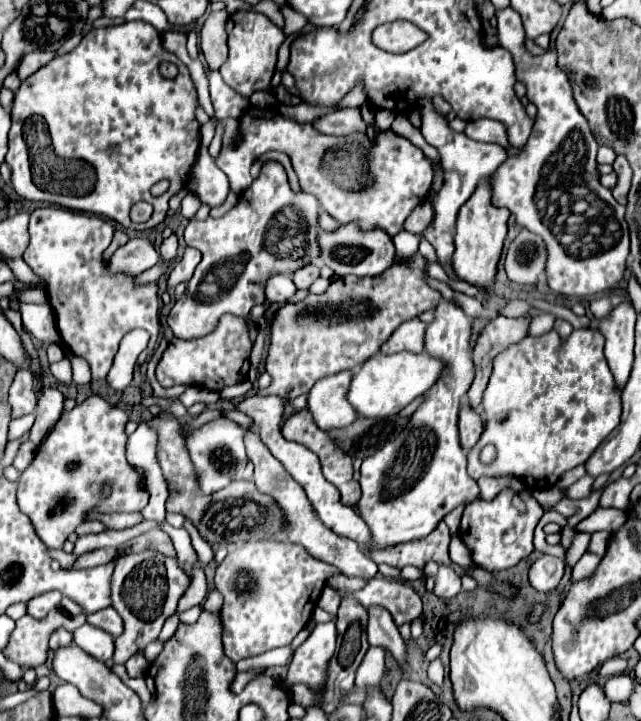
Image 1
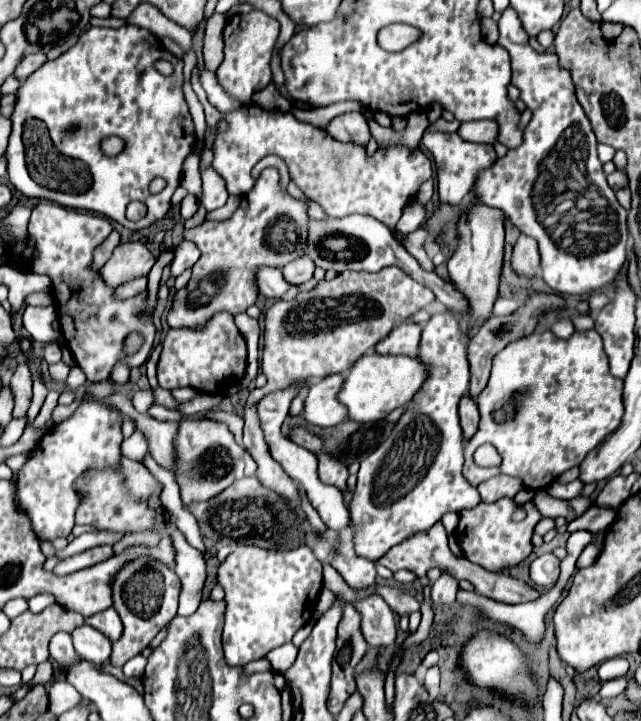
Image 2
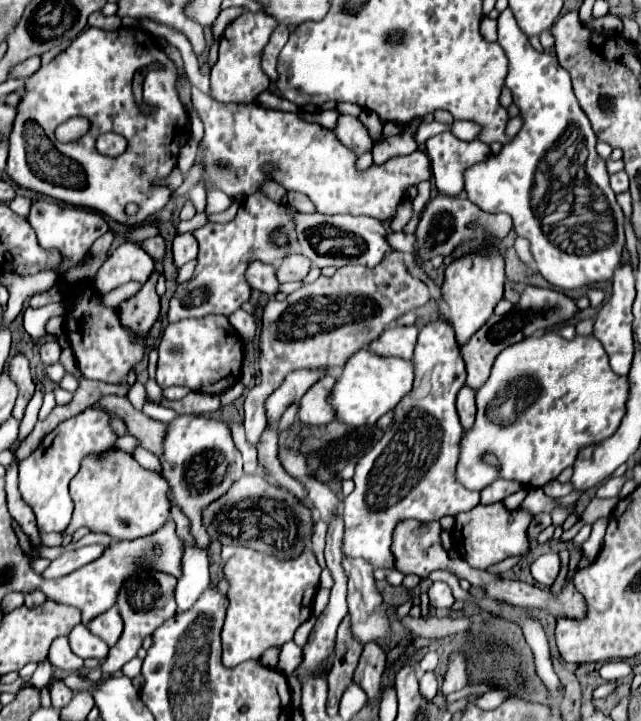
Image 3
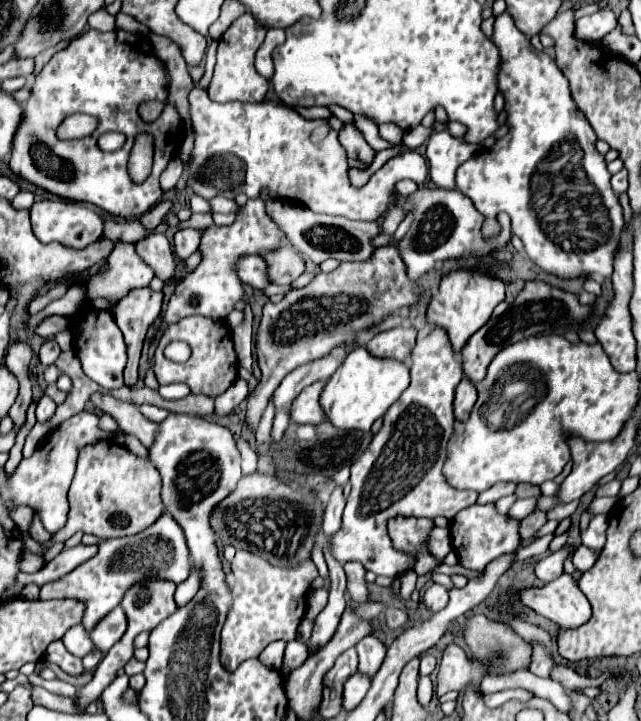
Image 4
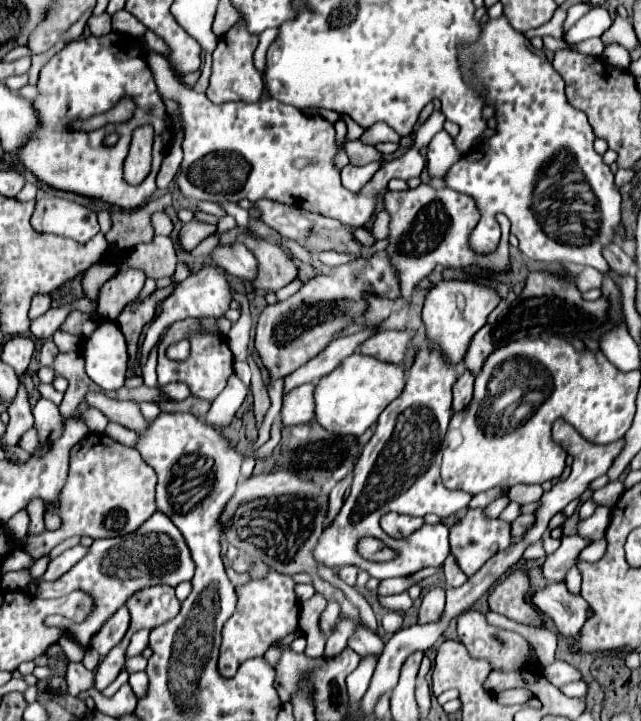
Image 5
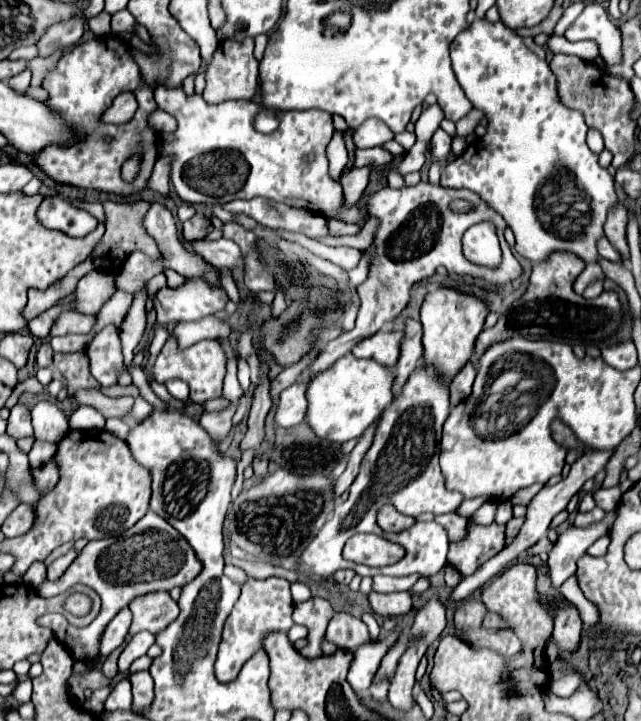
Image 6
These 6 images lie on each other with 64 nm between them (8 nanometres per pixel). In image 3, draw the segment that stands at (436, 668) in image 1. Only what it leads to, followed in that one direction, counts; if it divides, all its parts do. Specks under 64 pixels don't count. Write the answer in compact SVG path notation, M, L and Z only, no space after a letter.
M426 672L420 680L420 692L424 698L432 700L439 691L438 680L436 680L436 674L434 672Z

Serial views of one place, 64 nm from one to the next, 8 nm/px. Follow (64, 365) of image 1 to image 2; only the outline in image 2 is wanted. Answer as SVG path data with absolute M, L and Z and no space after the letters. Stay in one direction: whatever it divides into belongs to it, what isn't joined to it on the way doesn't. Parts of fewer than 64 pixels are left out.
M56 362L56 364L50 366L50 376L52 376L56 382L66 382L68 372L70 372L70 366L64 364L64 362Z

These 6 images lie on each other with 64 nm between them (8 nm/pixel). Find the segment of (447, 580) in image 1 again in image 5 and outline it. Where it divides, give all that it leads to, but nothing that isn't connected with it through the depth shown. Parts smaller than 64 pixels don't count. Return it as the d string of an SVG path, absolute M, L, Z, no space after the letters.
M430 588L430 590L426 592L426 596L422 598L418 622L438 620L438 618L440 618L440 612L444 610L444 602L446 602L444 588Z

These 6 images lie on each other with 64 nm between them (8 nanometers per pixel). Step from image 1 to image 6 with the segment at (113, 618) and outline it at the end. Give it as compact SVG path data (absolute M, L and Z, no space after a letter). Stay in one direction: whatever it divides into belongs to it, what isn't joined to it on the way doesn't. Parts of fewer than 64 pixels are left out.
M122 608L114 620L106 626L104 634L100 636L100 656L106 658L114 648L118 648L122 642L124 642L124 636L130 628L130 620L132 620L132 612L130 608Z

